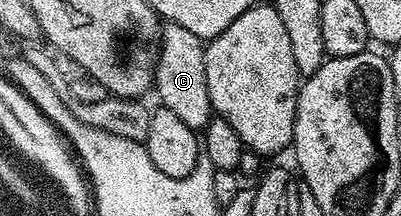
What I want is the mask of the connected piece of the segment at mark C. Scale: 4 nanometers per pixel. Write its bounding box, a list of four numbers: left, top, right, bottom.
[154,23,214,130]

